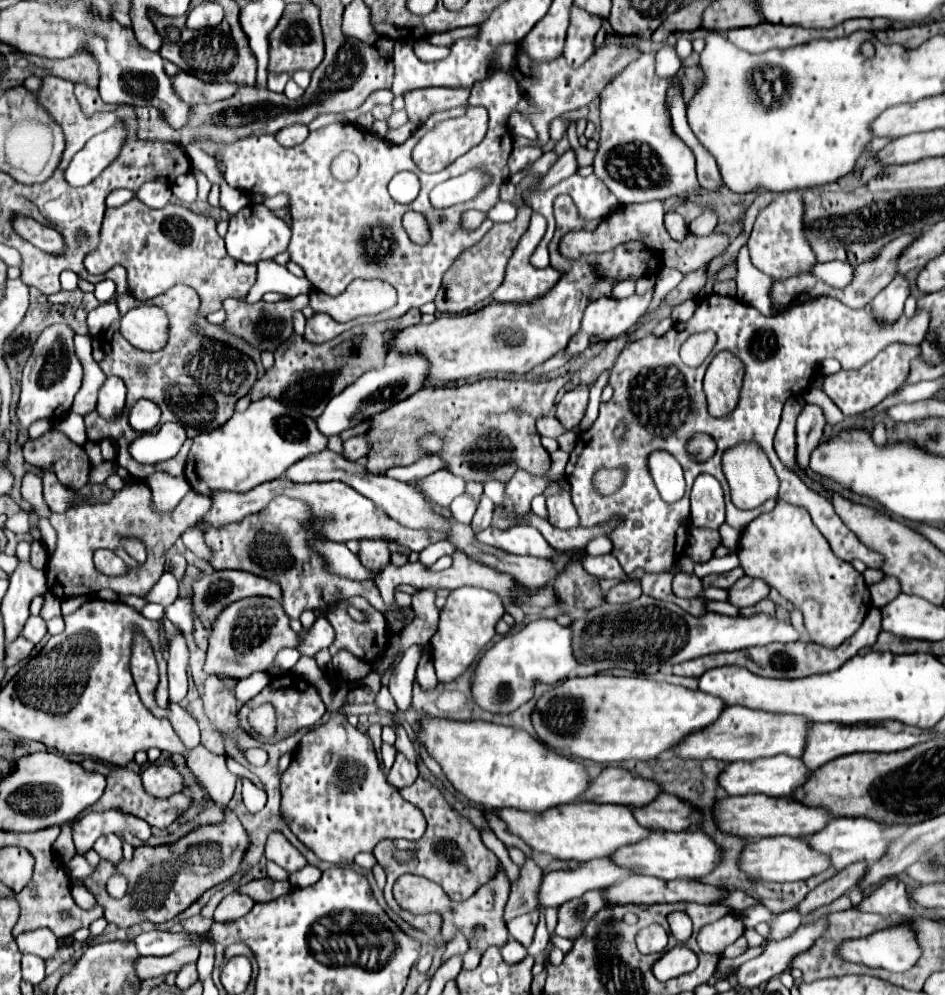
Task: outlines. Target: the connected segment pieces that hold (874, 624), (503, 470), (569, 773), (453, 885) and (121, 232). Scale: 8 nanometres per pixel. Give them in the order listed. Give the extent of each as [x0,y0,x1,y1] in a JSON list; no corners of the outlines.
[[674,607,882,679],[364,375,568,483],[418,717,590,813],[374,777,500,937],[84,197,256,317]]

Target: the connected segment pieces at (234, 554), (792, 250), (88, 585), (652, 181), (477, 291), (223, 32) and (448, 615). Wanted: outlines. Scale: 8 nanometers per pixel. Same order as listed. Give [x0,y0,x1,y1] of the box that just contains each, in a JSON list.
[[204,497,414,623],[748,191,816,281],[46,483,212,599],[594,53,700,203],[434,201,532,315],[160,3,256,85],[430,587,504,681]]

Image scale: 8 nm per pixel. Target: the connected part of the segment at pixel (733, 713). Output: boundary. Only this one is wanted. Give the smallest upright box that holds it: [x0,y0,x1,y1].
[672,707,810,763]

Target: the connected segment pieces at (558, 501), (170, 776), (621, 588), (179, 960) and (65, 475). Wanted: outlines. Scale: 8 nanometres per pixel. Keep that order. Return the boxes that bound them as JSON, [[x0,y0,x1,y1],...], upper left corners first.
[[546,479,580,529],[142,763,184,797],[606,579,642,603],[138,947,200,979],[22,429,92,491]]

